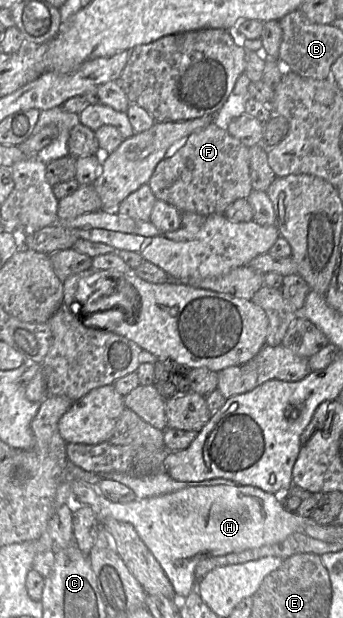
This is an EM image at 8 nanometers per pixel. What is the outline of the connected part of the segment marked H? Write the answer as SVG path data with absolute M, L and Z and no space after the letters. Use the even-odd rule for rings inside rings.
M68 478L66 482L76 503L92 507L100 518L111 517L135 528L170 580L175 596L181 600L197 590L195 568L201 560L275 544L314 523L310 518L287 510L278 496L249 485L187 487L160 496L118 503L82 480Z

